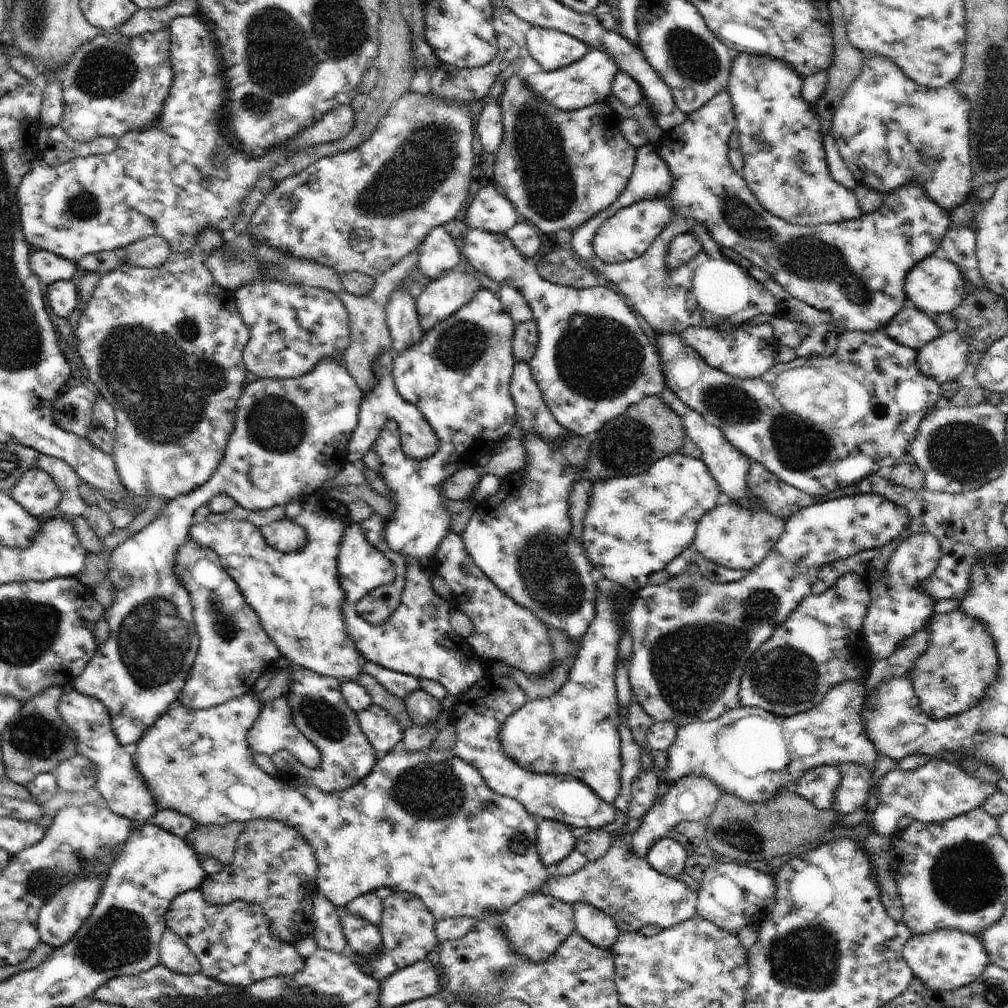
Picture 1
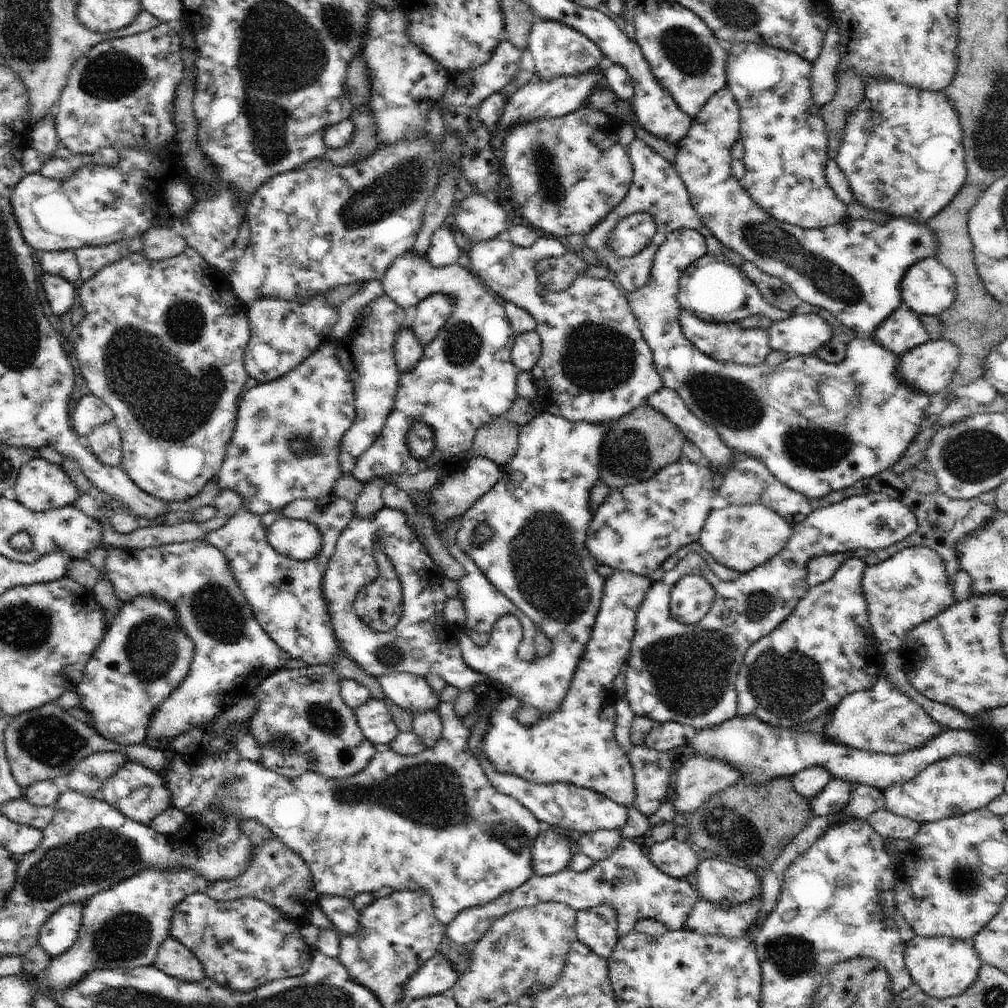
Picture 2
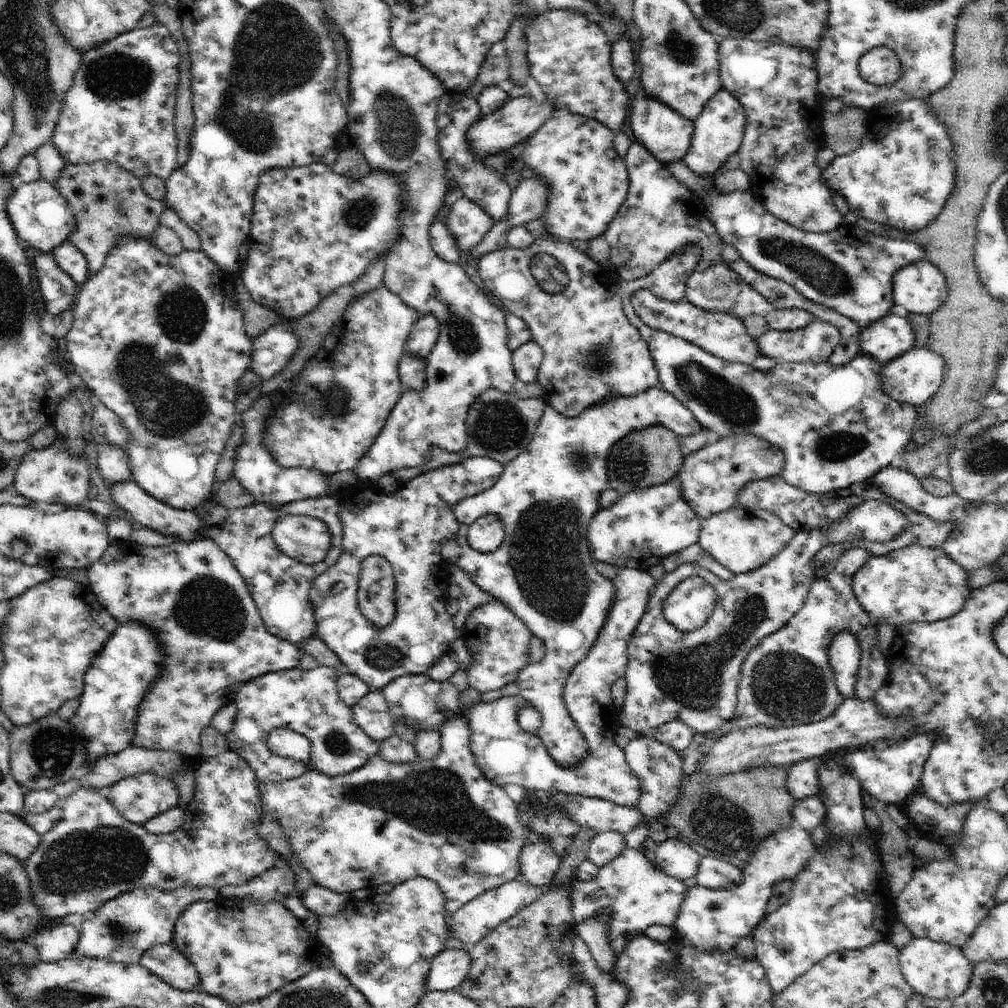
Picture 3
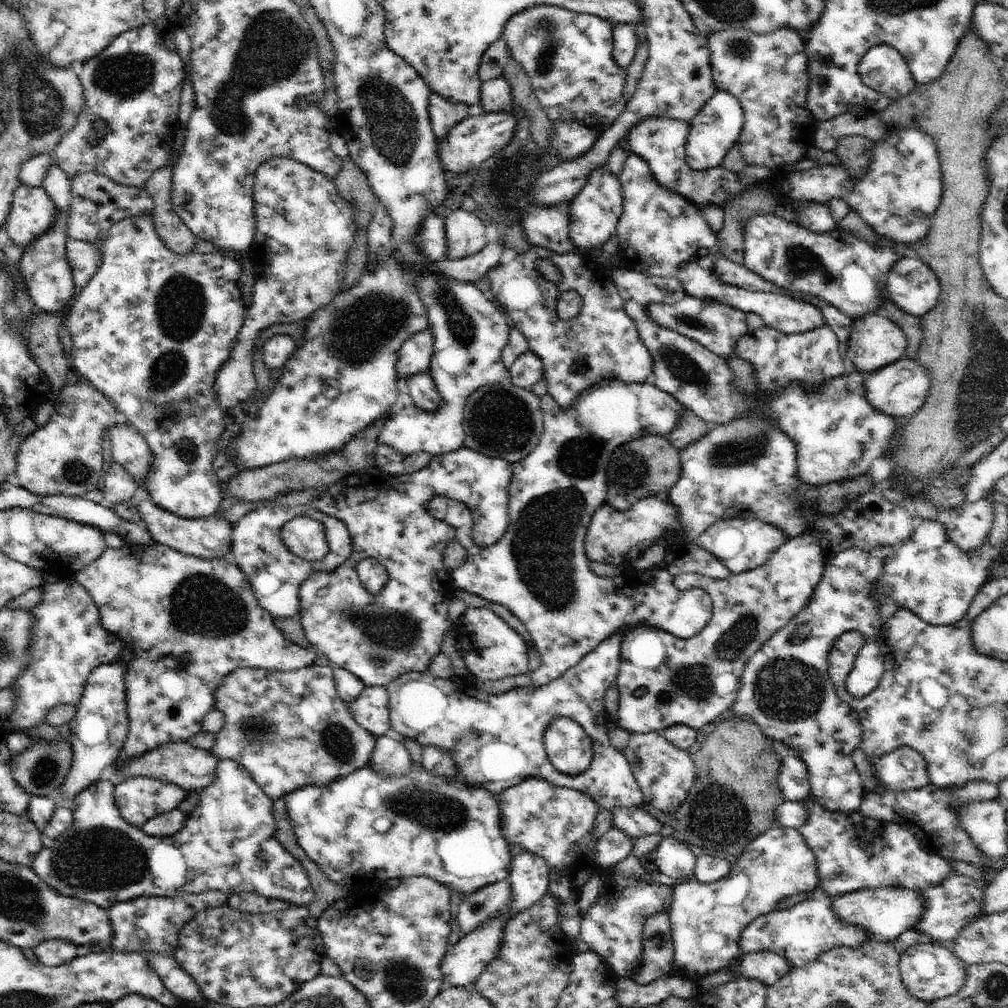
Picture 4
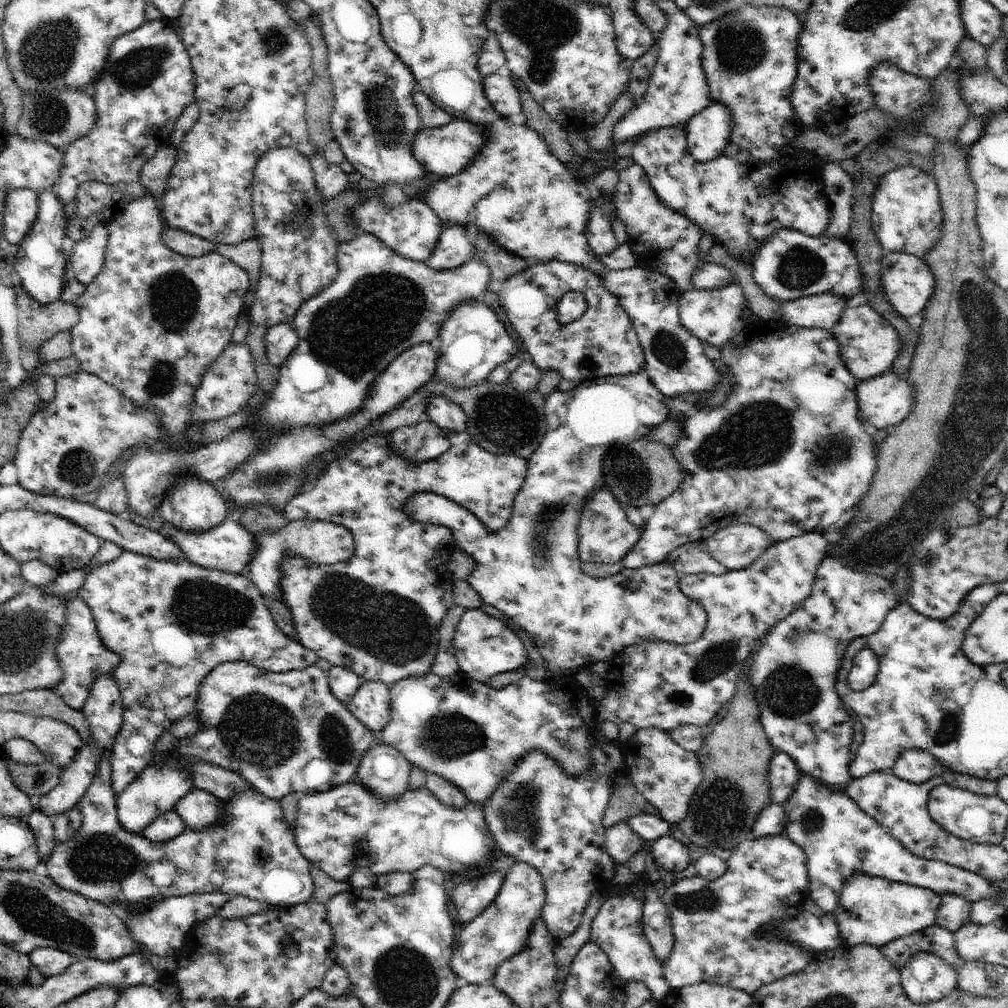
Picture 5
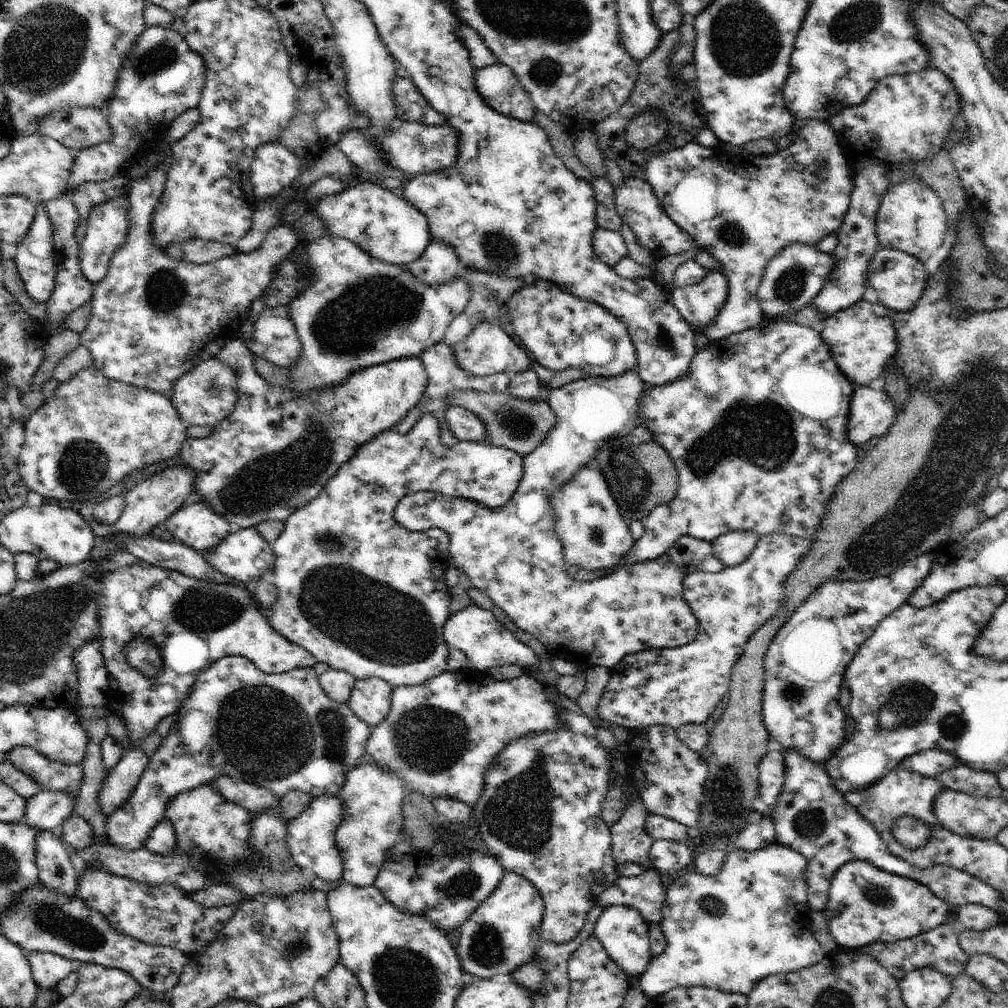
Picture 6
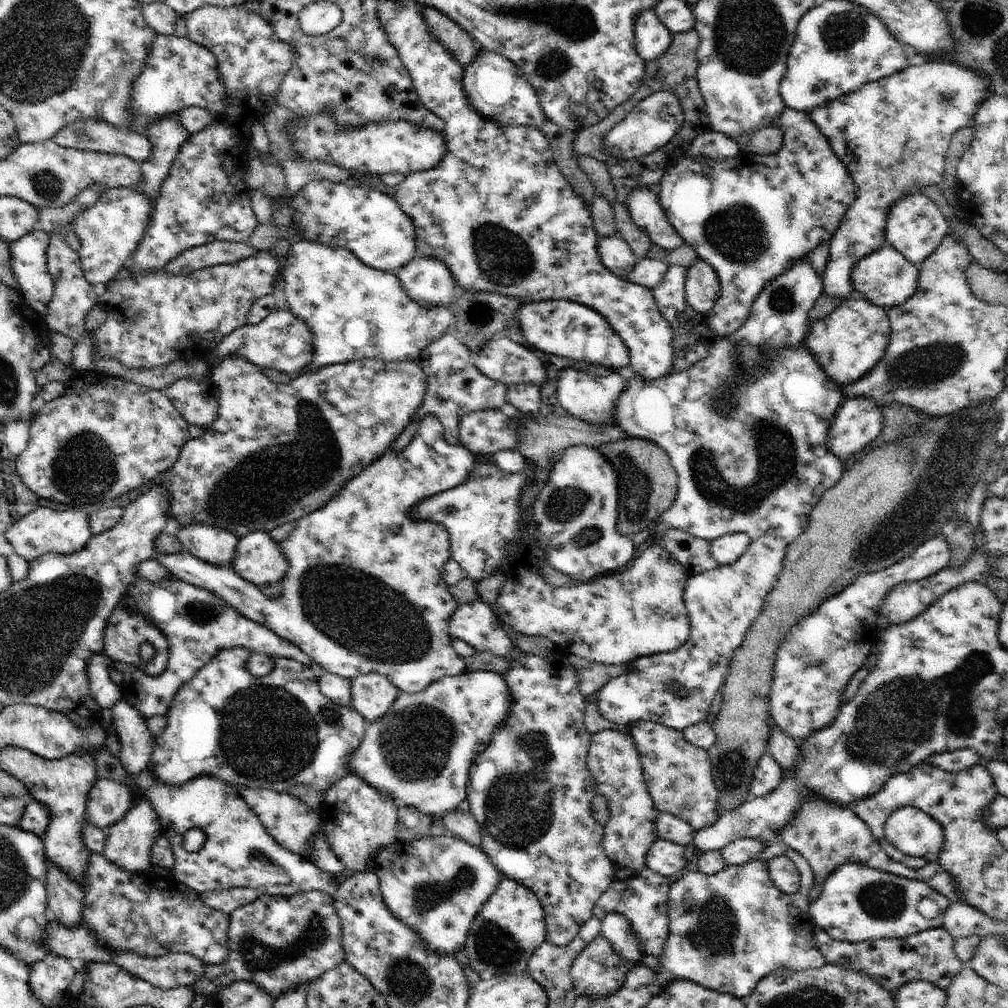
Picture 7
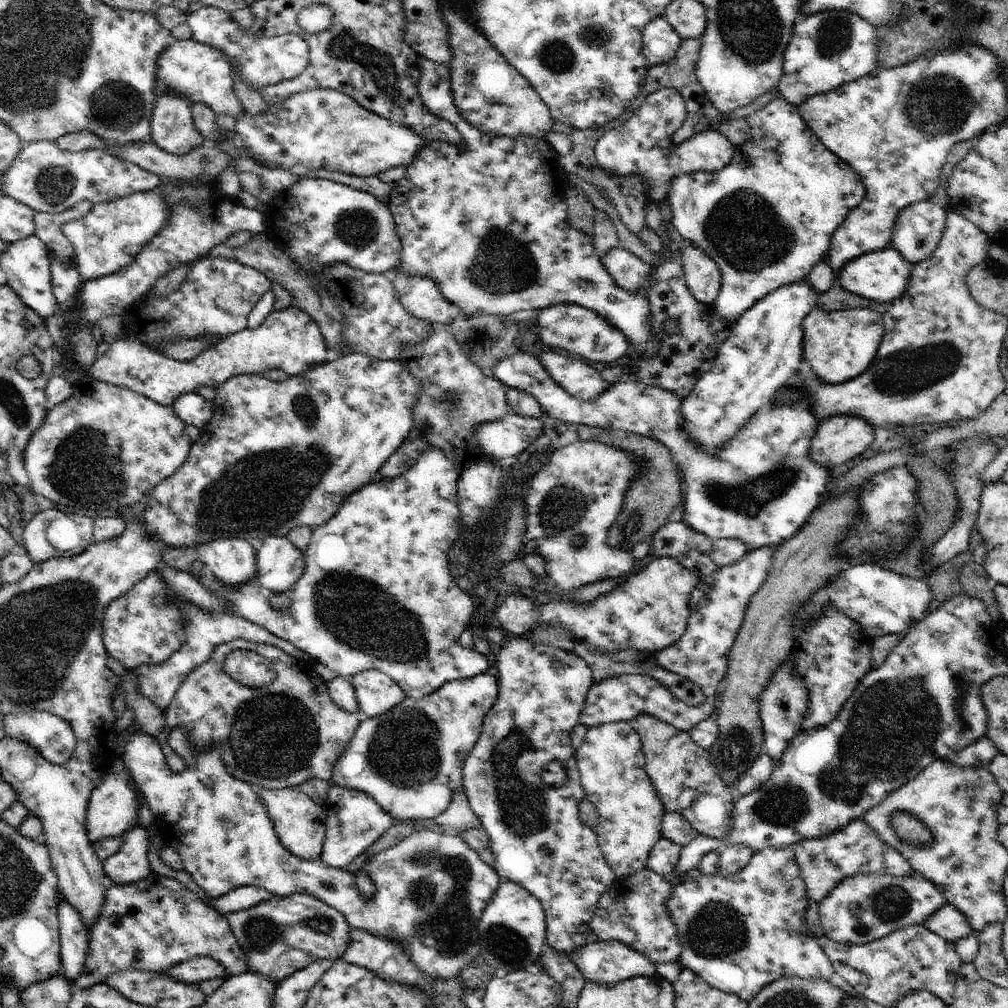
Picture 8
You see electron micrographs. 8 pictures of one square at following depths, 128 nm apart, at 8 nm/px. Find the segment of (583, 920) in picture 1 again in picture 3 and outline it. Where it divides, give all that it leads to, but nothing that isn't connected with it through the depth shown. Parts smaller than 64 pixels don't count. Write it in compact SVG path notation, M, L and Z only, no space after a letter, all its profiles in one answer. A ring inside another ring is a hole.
M605 909L600 915L586 919L576 925L577 935L586 943L596 964L604 973L612 974L617 954L611 947L609 938L609 920L611 911Z

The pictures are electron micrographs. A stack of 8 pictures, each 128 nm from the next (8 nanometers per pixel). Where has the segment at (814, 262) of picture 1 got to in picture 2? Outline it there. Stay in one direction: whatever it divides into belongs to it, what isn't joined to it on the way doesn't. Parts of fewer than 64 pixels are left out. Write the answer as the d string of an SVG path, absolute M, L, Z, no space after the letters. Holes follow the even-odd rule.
M728 87L713 94L693 118L688 134L678 144L674 168L687 186L690 202L704 226L725 246L753 262L763 273L781 278L797 297L815 307L829 310L844 326L857 333L872 332L901 304L900 281L917 262L935 256L935 232L909 219L887 218L884 225L846 216L844 221L823 229L803 229L770 216L762 210L732 174L730 148L740 138L739 106ZM636 213L618 223L608 244L618 256L631 257L650 244L655 230L655 222L650 213Z

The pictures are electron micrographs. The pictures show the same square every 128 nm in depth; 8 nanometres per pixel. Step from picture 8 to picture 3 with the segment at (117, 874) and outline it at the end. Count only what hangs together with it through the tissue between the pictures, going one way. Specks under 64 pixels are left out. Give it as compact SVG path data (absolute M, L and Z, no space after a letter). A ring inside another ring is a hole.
M319 665L311 670L298 667L288 670L279 670L263 674L248 682L243 682L237 690L235 702L237 715L233 727L227 732L226 738L230 751L234 751L243 758L256 775L258 783L279 783L290 779L300 778L308 771L316 771L329 777L344 773L351 773L364 766L375 754L379 754L378 741L372 740L364 730L354 722L351 707L341 700L337 689L337 670L332 667ZM274 729L290 729L304 735L311 744L311 755L306 761L297 761L274 754L269 749L268 737ZM146 773L119 780L110 787L109 799L125 819L143 826L151 818L178 805L179 798L172 781Z

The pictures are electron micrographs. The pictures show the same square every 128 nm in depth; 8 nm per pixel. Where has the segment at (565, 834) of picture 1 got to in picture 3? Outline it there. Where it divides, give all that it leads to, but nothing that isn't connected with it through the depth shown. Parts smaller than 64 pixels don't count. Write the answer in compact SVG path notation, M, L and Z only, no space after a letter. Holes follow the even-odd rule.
M544 840L526 844L519 854L518 879L533 887L548 885L556 876L561 862L556 851Z

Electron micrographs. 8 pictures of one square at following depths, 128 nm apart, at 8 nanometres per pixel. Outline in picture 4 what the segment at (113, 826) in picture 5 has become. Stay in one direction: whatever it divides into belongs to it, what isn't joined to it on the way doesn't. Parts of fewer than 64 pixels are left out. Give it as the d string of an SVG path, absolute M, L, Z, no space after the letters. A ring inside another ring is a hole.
M219 760L217 775L214 782L205 789L198 792L201 805L195 809L185 820L184 826L179 833L171 837L151 837L142 829L128 824L118 810L114 796L115 785L106 778L99 778L96 783L92 783L84 792L74 797L73 802L76 807L73 810L73 823L58 837L55 838L48 848L42 850L32 861L30 868L48 885L56 889L60 894L82 899L91 902L108 910L116 903L123 903L144 895L157 897L173 897L184 893L203 893L204 891L222 891L228 895L237 895L240 893L256 893L258 896L269 899L278 899L287 902L290 905L304 906L314 900L315 892L312 888L310 879L304 870L303 864L276 838L277 820L273 813L273 800L254 782L254 779L248 774L248 771L240 766L240 763L233 760Z

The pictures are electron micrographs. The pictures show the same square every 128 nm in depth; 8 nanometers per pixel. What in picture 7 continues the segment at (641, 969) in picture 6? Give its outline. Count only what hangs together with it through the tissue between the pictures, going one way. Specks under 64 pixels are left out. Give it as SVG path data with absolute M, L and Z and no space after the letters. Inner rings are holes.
M611 912L601 920L601 934L613 944L613 950L626 960L642 962L639 941L624 915Z

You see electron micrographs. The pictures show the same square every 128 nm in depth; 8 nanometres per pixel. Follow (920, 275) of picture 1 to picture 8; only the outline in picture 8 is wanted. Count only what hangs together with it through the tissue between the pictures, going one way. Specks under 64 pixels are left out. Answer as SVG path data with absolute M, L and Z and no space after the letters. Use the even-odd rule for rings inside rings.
M888 247L853 258L839 270L835 282L848 292L867 298L869 301L890 303L895 298L900 298L907 289L911 269L912 266L898 250Z

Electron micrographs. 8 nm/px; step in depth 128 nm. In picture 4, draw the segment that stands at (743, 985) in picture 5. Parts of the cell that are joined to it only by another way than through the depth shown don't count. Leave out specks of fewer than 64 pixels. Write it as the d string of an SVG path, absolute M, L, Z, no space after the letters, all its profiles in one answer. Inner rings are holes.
M772 826L745 846L730 872L718 882L702 884L690 879L674 886L668 908L675 950L672 976L676 973L676 977L701 980L718 970L734 968L736 979L753 979L764 986L772 986L793 966L774 951L746 954L740 948L741 934L760 915L780 910L778 902L782 898L799 892L812 894L817 884L816 857L803 834L798 829Z

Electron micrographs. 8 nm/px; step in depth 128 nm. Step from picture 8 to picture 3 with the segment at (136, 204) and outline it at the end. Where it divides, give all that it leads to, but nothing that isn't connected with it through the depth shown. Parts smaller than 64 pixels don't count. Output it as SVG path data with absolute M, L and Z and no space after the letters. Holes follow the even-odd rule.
M66 239L58 248L53 250L56 262L72 280L83 285L89 277L89 262L82 251Z

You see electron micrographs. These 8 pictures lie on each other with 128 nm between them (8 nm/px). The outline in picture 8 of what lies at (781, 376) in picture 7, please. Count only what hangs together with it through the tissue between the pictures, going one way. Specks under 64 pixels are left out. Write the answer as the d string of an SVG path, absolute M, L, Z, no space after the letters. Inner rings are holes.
M512 353L508 358L501 359L492 369L494 378L512 389L520 389L538 399L544 412L551 418L558 418L568 424L586 424L598 428L613 428L626 432L641 434L663 442L672 452L673 460L683 469L686 486L684 502L676 519L686 521L694 530L706 534L713 539L738 539L753 551L762 547L782 544L791 539L803 524L809 514L818 507L820 496L826 490L826 484L833 484L828 478L830 470L817 465L809 456L811 440L818 422L815 412L811 411L811 402L807 395L792 403L770 403L757 411L742 427L736 436L716 455L709 455L699 448L699 445L689 437L683 428L681 406L683 401L674 393L668 393L658 387L648 386L638 381L611 384L598 398L583 401L572 396L562 388L551 374L540 364L539 358L530 353Z

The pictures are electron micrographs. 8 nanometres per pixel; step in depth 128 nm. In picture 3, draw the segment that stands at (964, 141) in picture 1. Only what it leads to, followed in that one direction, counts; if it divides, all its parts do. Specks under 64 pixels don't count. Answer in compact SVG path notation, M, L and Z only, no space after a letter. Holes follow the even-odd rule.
M908 99L867 112L861 145L850 154L836 157L827 168L821 170L823 183L833 196L838 193L847 200L854 218L862 217L867 221L915 233L927 227L940 214L956 182L956 164L947 127L933 114L925 100Z

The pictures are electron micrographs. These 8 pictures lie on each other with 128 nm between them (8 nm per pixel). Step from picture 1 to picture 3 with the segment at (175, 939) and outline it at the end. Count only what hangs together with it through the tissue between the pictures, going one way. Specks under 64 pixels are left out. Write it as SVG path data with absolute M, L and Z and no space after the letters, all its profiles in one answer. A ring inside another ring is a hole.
M158 945L141 954L139 963L172 988L202 992L200 977L194 965L175 945Z

